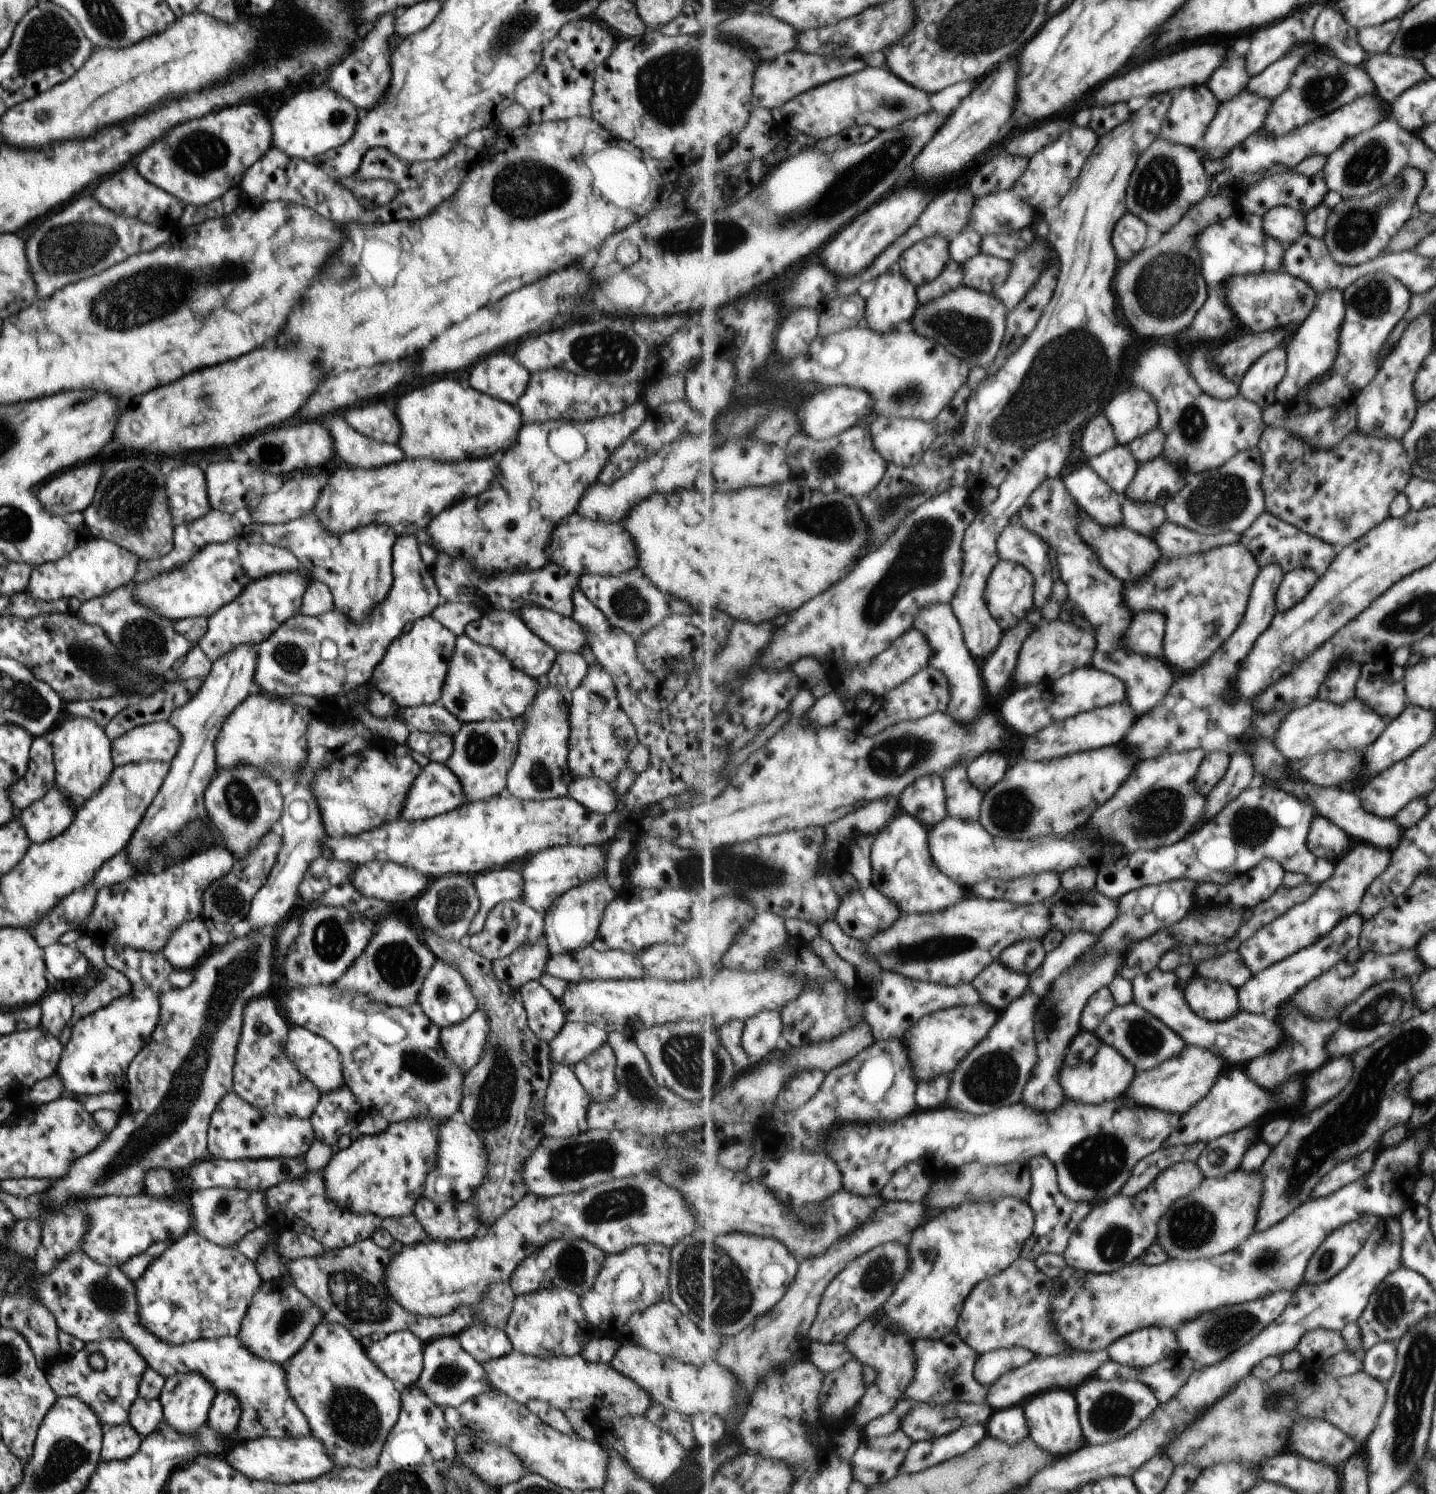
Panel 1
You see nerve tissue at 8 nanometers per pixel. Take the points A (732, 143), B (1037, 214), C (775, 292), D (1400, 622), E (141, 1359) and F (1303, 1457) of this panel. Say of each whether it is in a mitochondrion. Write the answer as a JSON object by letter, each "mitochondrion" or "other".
{"A":"other","B":"other","C":"other","D":"mitochondrion","E":"other","F":"other"}

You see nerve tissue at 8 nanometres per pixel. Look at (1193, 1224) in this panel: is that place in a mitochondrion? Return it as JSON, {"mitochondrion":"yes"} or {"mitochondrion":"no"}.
{"mitochondrion":"yes"}

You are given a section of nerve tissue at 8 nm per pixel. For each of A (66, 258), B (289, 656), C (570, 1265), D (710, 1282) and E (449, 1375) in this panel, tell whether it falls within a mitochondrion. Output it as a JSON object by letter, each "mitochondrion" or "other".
{"A":"mitochondrion","B":"mitochondrion","C":"mitochondrion","D":"mitochondrion","E":"mitochondrion"}

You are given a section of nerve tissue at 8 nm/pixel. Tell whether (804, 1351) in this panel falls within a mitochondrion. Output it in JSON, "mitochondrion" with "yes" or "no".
{"mitochondrion":"no"}

